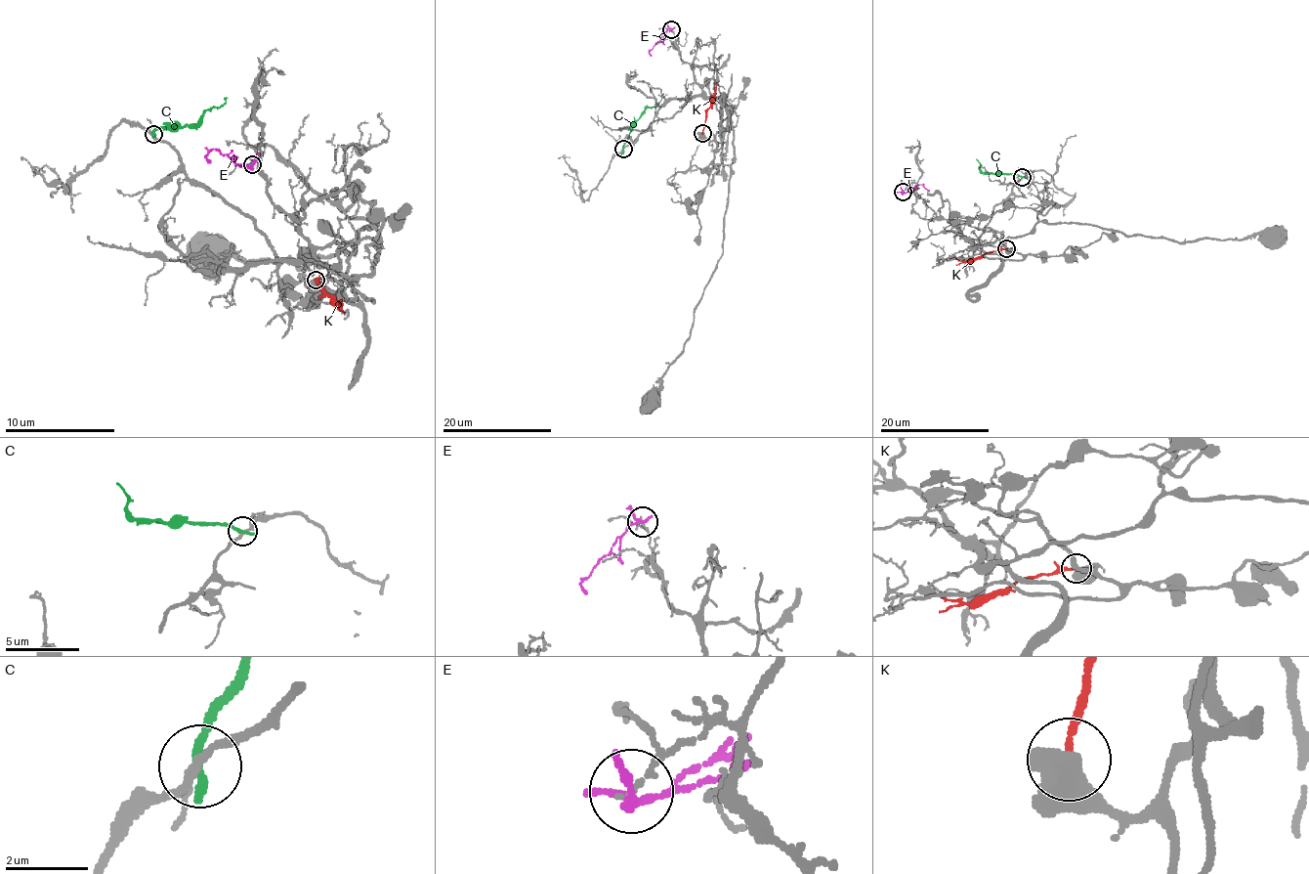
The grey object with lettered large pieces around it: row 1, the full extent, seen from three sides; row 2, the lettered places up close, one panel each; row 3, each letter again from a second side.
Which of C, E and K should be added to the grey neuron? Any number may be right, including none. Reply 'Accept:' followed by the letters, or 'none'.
Accept: none

